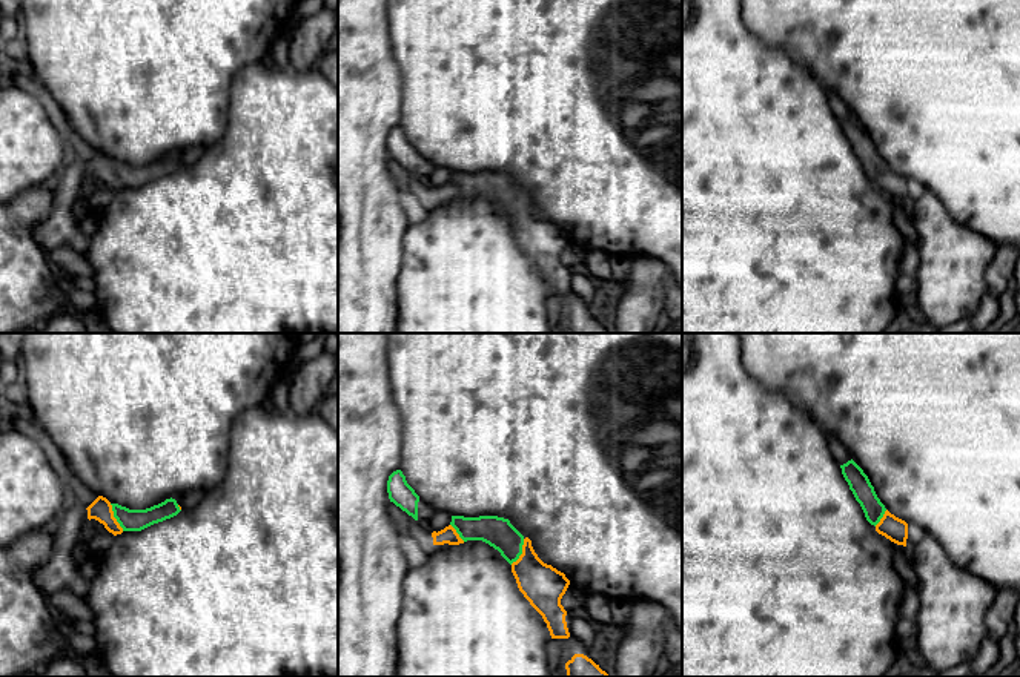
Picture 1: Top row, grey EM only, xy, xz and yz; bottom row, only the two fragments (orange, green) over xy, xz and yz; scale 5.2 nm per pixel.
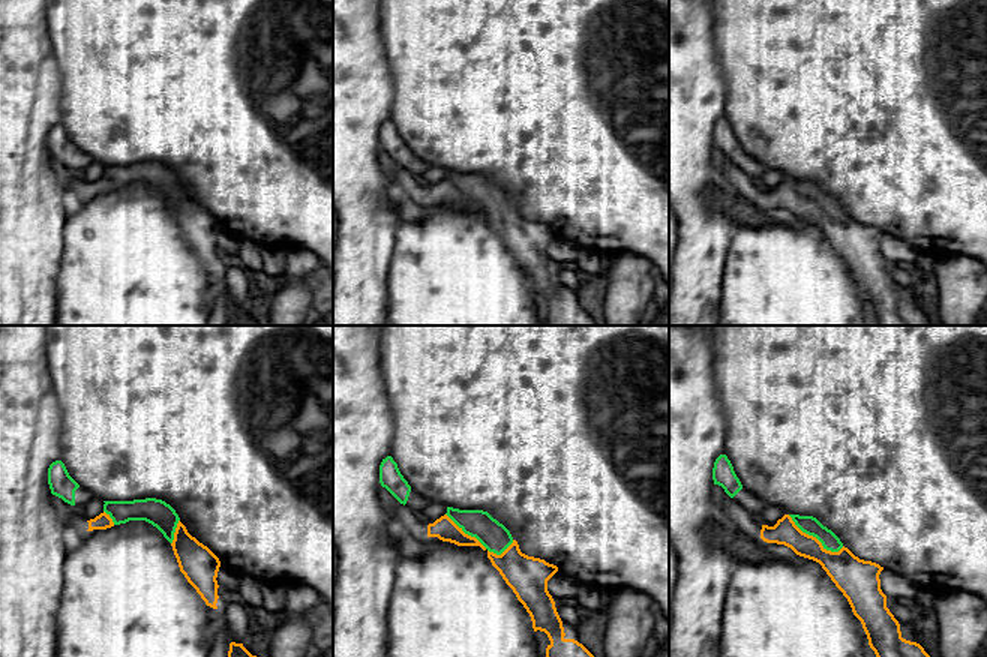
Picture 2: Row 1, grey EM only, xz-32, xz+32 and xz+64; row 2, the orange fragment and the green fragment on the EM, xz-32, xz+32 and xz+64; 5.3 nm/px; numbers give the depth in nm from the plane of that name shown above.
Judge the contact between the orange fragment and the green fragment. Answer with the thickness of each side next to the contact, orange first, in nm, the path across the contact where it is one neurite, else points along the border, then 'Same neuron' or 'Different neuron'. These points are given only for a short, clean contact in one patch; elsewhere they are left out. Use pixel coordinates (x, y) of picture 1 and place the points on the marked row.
Thickness 120 nm (orange) against 110 nm. Path across: xy (100, 510), (114, 518), (129, 519). Same neuron

